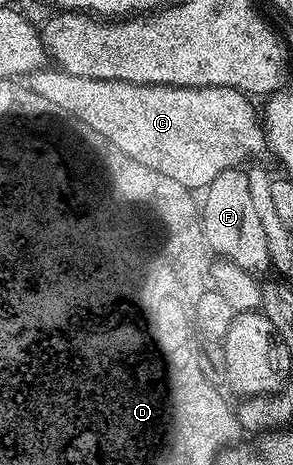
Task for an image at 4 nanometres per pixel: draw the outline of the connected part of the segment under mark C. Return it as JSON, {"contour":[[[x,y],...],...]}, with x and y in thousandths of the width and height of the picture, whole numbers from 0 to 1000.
{"contour":[[[208,148],[113,153],[96,163],[109,200],[137,200],[177,226],[191,226],[249,256],[300,269],[341,295],[365,299],[410,329],[614,389],[614,398],[652,406],[703,406],[751,372],[809,361],[850,333],[881,333],[911,323],[908,286],[887,254],[884,232],[863,230],[857,206],[836,196],[788,187],[580,187],[573,183],[491,183],[437,174],[369,174],[314,166],[259,166]]]}

